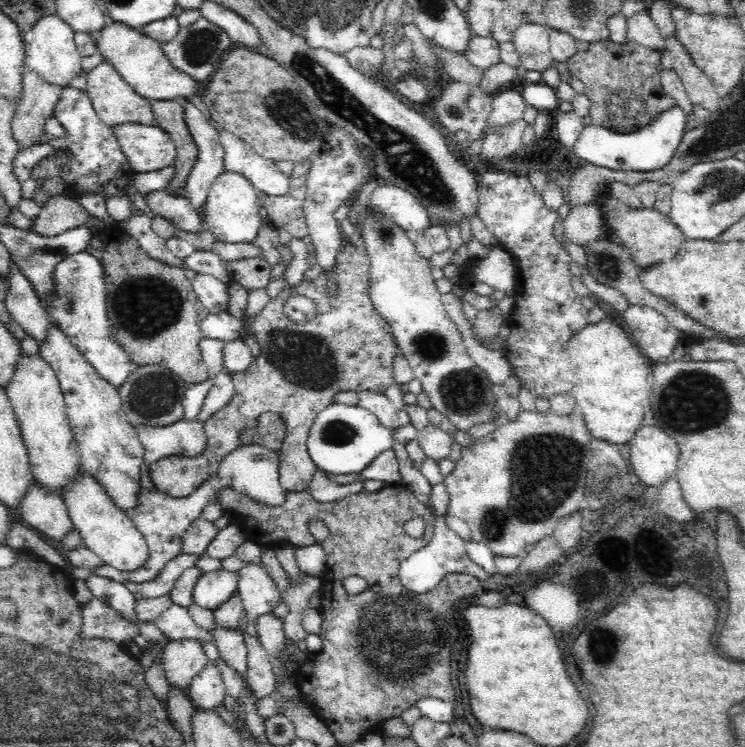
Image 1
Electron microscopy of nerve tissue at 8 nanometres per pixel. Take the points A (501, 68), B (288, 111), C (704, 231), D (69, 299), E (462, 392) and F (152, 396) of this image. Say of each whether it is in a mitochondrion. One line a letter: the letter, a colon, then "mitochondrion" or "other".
A: other
B: mitochondrion
C: other
D: mitochondrion
E: mitochondrion
F: mitochondrion

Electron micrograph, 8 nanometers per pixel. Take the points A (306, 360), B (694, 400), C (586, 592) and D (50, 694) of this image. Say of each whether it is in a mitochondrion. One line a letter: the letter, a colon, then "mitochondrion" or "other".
A: mitochondrion
B: mitochondrion
C: other
D: mitochondrion

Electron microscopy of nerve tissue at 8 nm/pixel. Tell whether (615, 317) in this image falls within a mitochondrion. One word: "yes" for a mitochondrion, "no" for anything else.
no

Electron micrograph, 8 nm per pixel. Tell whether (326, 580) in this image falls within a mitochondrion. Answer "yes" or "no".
no

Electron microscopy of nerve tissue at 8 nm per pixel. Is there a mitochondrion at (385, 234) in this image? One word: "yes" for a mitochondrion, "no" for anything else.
yes

